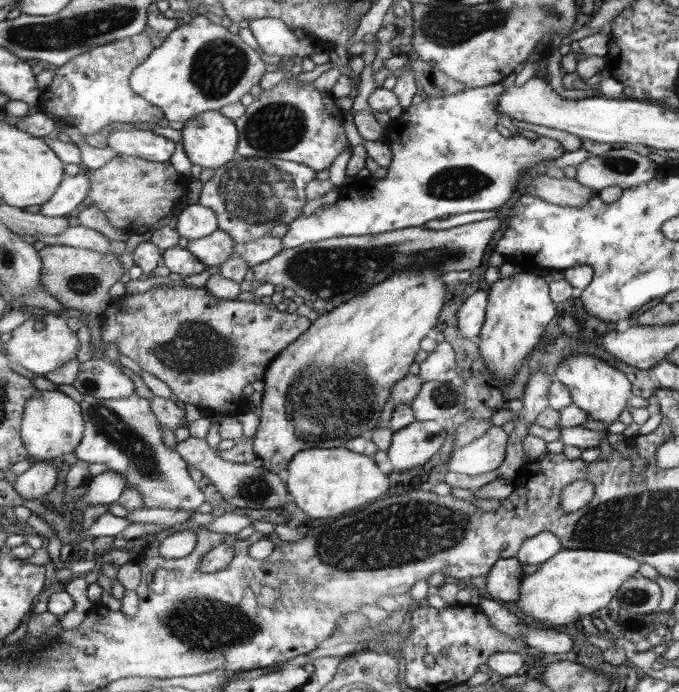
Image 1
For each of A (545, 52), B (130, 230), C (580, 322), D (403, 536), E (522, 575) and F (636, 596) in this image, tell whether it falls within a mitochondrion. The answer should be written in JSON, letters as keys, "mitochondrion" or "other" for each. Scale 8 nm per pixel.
{"A":"other","B":"other","C":"other","D":"mitochondrion","E":"other","F":"mitochondrion"}

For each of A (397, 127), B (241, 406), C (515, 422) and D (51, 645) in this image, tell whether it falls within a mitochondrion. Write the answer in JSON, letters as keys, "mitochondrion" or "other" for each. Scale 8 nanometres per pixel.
{"A":"other","B":"other","C":"other","D":"mitochondrion"}

